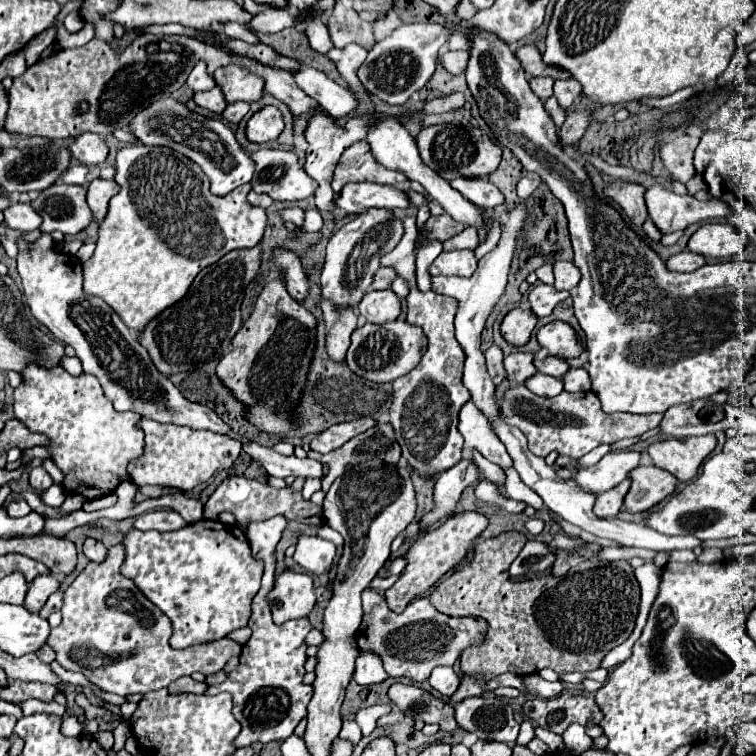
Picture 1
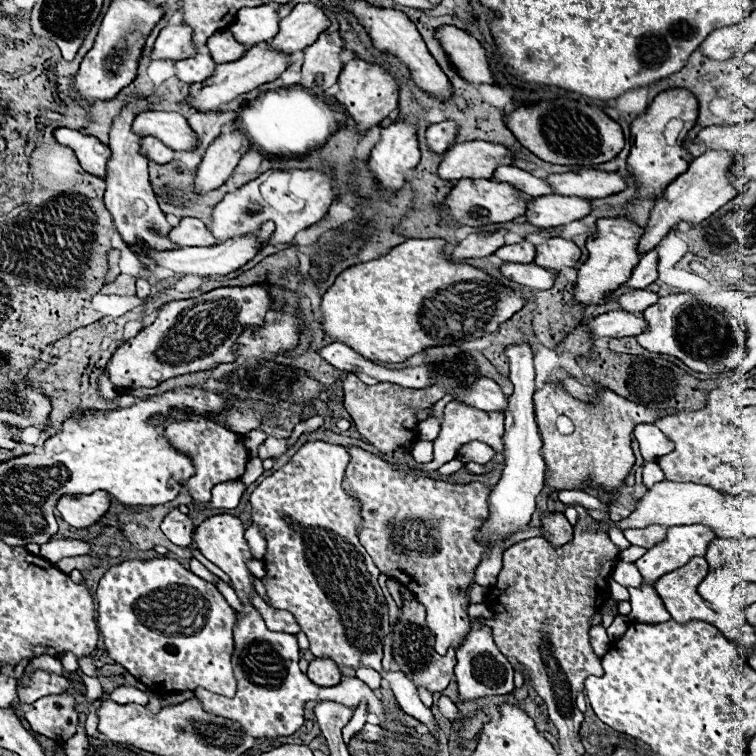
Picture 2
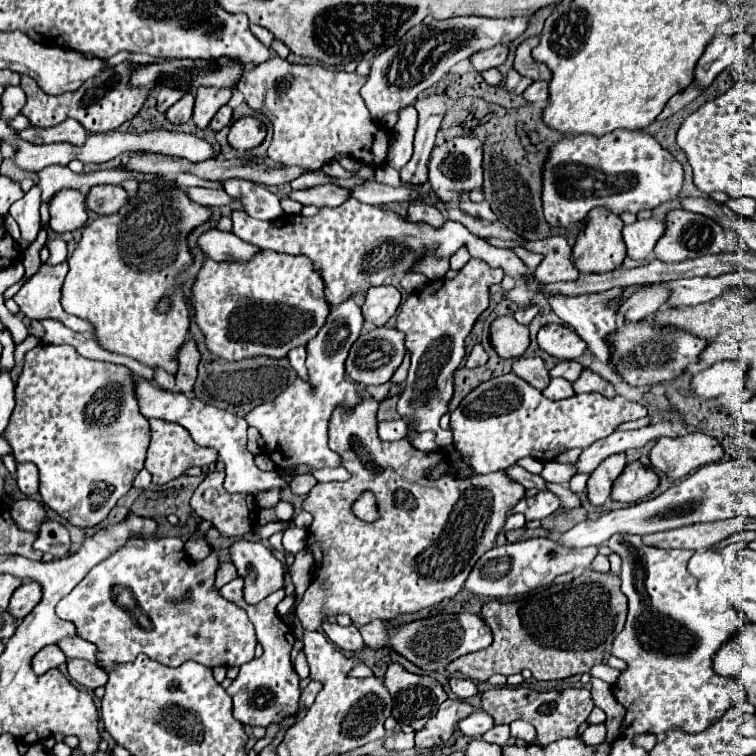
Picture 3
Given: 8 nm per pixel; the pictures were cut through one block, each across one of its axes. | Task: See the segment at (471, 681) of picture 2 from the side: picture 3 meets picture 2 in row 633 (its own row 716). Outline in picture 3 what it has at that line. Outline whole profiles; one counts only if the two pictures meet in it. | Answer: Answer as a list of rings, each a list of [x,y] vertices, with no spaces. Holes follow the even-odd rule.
[[[474,712],[474,714],[470,714],[466,720],[462,720],[462,722],[458,724],[458,728],[460,728],[466,736],[472,736],[472,738],[482,736],[482,734],[488,732],[492,726],[494,726],[494,720],[490,718],[490,714],[484,714],[484,712]]]

